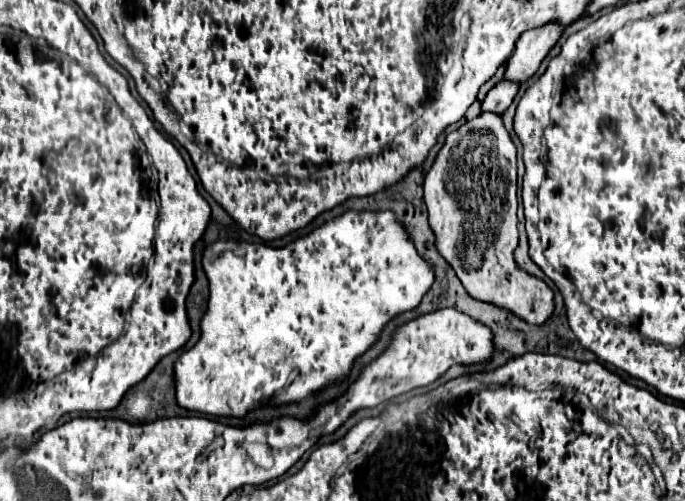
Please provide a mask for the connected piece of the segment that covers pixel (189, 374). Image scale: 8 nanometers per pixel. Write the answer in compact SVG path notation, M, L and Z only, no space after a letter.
M346 210L344 214L320 224L310 234L296 238L284 248L270 248L264 244L250 244L250 242L214 242L206 246L202 252L202 268L208 278L210 294L208 294L206 312L200 320L200 330L202 330L200 340L190 350L180 354L178 360L174 362L176 402L178 406L192 410L192 412L202 412L210 416L236 416L236 418L244 418L254 406L266 404L266 402L276 402L276 406L302 404L306 398L314 396L326 386L344 382L352 372L354 360L362 356L380 338L382 328L398 314L406 310L414 310L422 302L422 296L434 284L434 266L418 256L414 242L408 236L406 226L398 222L392 210L376 210L376 212Z

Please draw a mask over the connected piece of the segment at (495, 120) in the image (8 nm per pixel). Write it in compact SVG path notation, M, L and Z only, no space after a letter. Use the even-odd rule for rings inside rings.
M484 112L478 118L466 122L456 132L450 132L440 148L432 168L424 178L424 204L428 208L430 226L436 234L436 248L450 262L466 292L482 302L500 306L532 326L542 326L554 312L554 292L550 286L522 270L514 260L518 246L516 230L516 146L504 128L502 116Z

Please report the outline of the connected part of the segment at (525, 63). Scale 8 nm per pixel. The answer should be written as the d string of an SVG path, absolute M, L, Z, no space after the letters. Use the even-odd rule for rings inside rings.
M552 20L538 28L524 32L516 44L514 54L508 60L508 68L504 78L512 82L526 82L540 66L540 62L548 56L554 44L560 40L566 24Z

